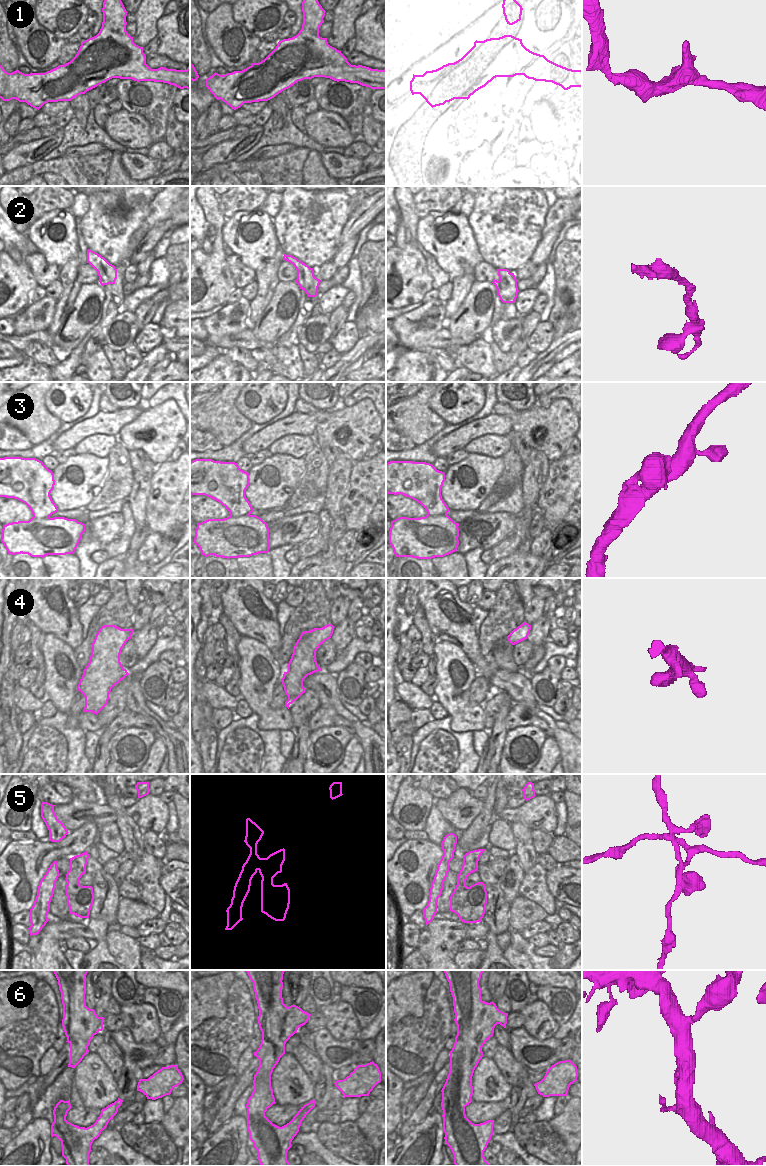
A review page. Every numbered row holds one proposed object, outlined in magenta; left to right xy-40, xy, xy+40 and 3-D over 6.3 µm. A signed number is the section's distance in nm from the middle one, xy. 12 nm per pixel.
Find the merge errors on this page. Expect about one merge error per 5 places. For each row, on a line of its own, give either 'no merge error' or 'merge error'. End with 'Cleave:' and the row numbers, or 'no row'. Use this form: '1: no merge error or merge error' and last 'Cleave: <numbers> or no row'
1: no merge error
2: no merge error
3: no merge error
4: no merge error
5: merge error
6: no merge error
Cleave: 5

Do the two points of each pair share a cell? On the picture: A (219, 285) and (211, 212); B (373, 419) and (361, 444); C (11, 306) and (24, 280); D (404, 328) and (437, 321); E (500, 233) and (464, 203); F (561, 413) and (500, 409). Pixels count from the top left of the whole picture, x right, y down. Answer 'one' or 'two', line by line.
A: one
B: one
C: one
D: one
E: two
F: one

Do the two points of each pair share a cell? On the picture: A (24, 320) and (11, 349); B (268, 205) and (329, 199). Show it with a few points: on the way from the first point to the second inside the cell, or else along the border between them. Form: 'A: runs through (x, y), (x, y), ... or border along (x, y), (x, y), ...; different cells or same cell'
A: border along (41, 330), (30, 332), (26, 335), (14, 334); different cells
B: border along (282, 196), (280, 209), (272, 218); different cells

